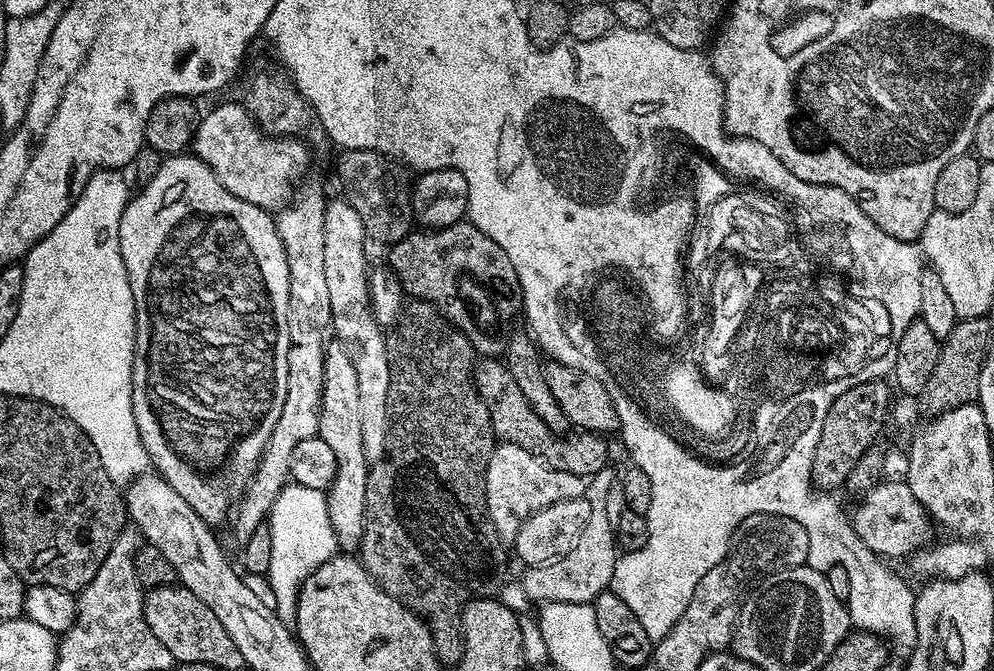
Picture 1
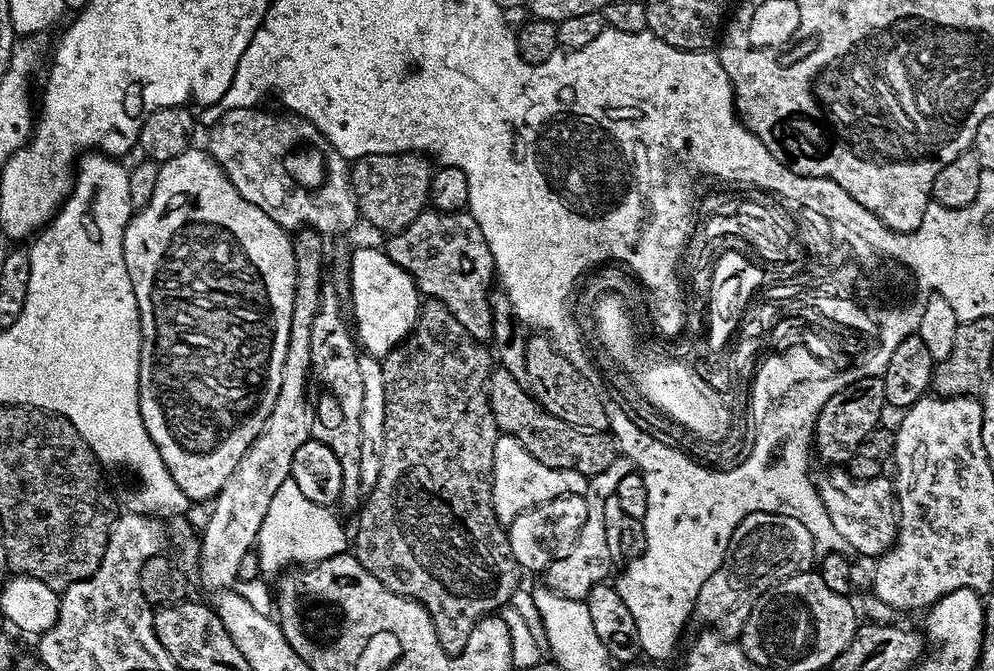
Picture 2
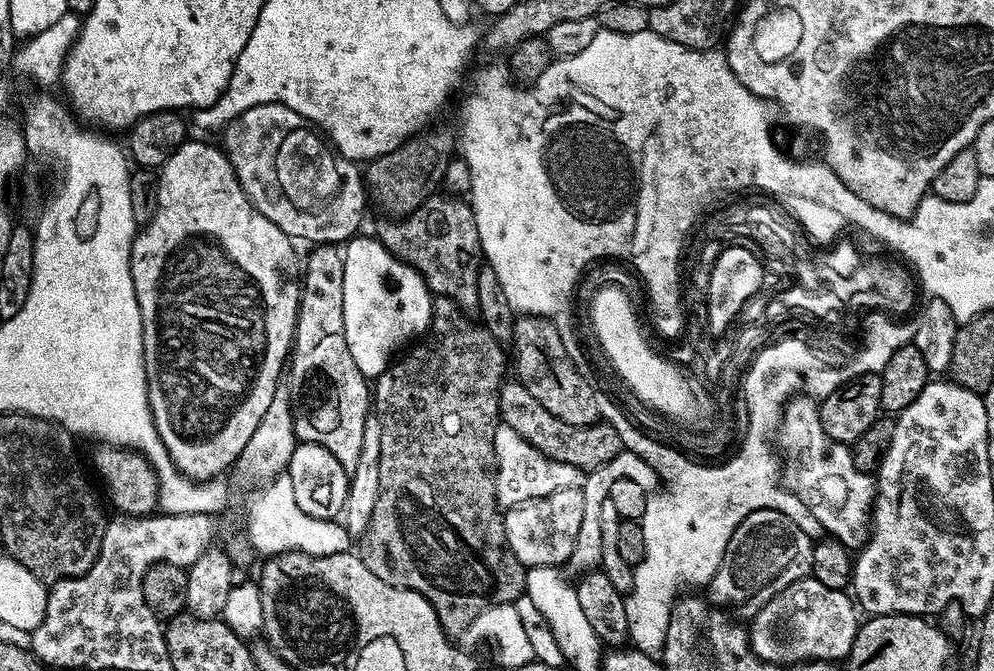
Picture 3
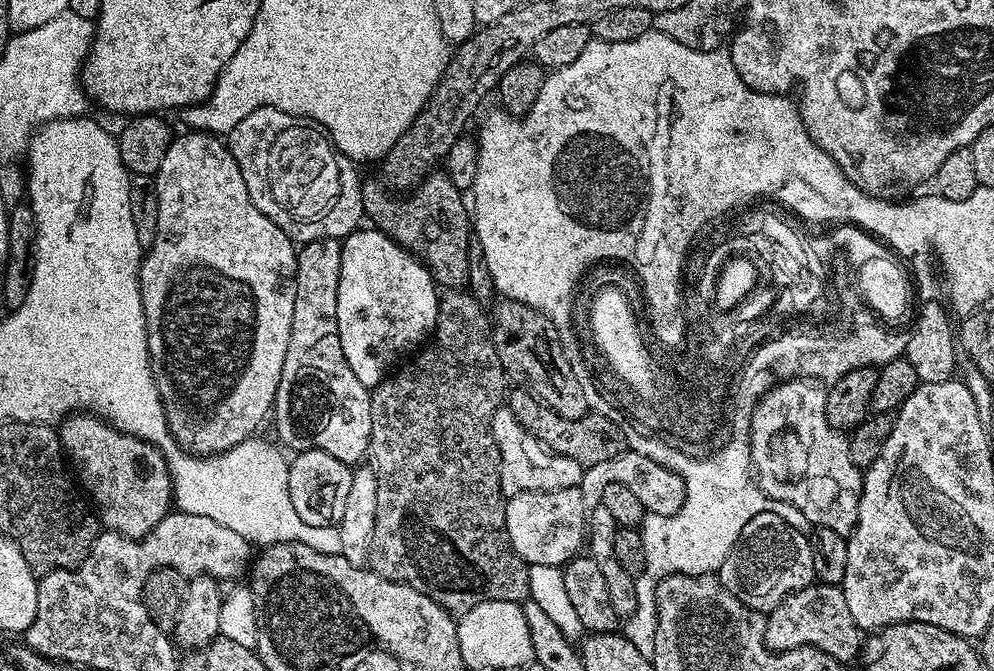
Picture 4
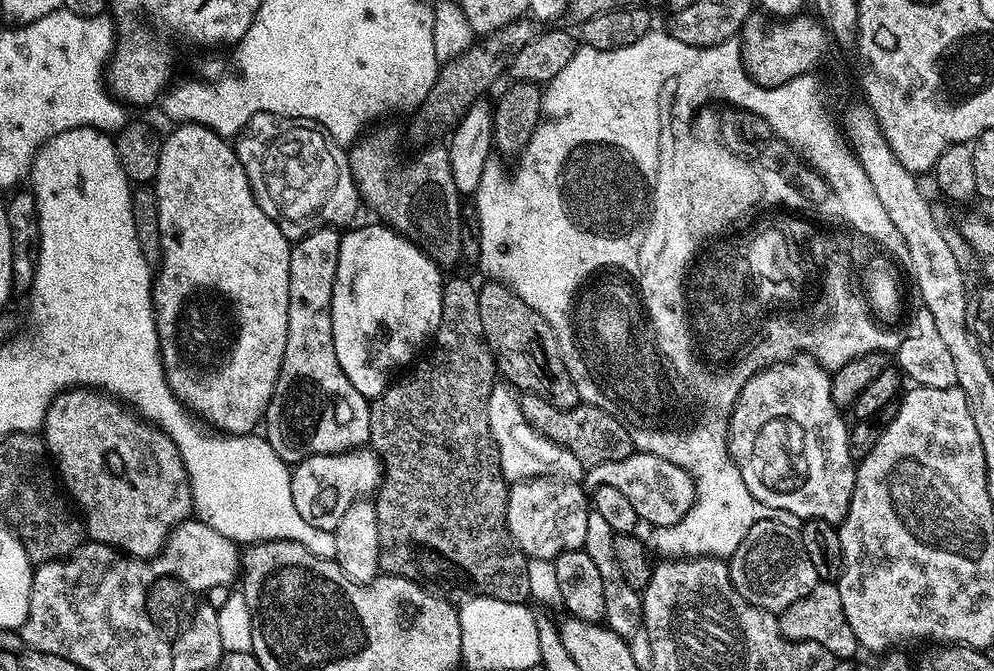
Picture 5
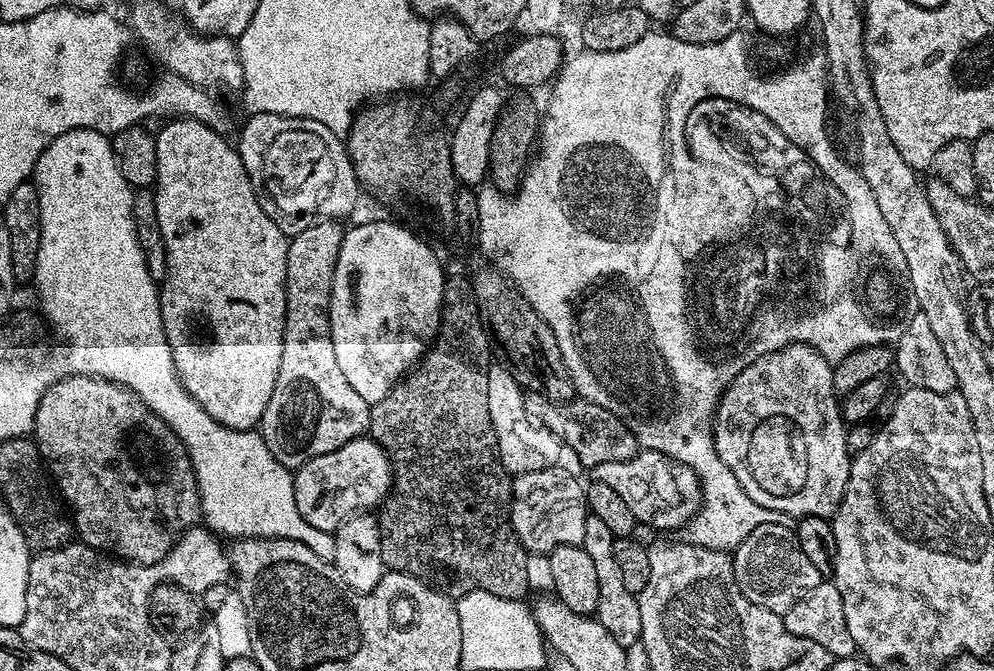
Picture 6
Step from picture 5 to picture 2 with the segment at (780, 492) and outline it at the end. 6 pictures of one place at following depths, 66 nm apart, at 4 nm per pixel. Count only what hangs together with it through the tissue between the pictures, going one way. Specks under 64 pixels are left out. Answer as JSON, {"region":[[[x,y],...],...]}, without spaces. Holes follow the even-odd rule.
{"region":[[[832,466],[824,477],[819,477],[820,497],[834,522],[834,530],[846,538],[849,549],[864,556],[879,558],[896,543],[898,512],[894,507],[894,484],[891,479],[857,480],[840,466]]]}

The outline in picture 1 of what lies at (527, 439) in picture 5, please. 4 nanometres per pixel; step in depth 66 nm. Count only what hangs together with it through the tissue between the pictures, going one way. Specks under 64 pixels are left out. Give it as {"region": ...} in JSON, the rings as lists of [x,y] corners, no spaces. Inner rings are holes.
{"region":[[[500,442],[492,449],[484,479],[484,493],[490,522],[494,522],[494,530],[505,542],[515,541],[522,522],[530,518],[530,514],[546,506],[554,506],[554,502],[584,496],[585,492],[585,477],[554,470],[534,454],[522,450],[522,446]]]}

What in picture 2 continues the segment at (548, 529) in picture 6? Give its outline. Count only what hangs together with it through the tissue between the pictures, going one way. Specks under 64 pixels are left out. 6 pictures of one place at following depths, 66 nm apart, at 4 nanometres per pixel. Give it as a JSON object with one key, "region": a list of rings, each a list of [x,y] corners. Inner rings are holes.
{"region":[[[559,496],[550,502],[538,505],[537,508],[526,510],[522,514],[518,514],[518,518],[514,518],[512,524],[507,525],[506,531],[508,541],[510,542],[510,550],[514,550],[514,558],[521,569],[528,568],[536,574],[543,573],[554,562],[558,562],[558,558],[566,558],[566,554],[570,554],[570,550],[574,550],[574,542],[578,542],[578,534],[582,534],[582,526],[586,523],[586,502],[582,496]]]}

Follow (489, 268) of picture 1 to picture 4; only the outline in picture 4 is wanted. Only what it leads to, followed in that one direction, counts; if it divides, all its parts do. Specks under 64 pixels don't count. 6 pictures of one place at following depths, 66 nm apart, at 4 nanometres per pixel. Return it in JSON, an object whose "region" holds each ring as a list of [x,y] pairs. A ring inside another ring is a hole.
{"region":[[[433,171],[431,176],[407,194],[393,194],[379,179],[365,179],[360,185],[364,215],[378,229],[379,235],[388,236],[393,244],[411,252],[441,289],[464,288],[468,282],[468,242],[470,239],[470,208],[464,205],[465,193],[450,182],[443,171]]]}

